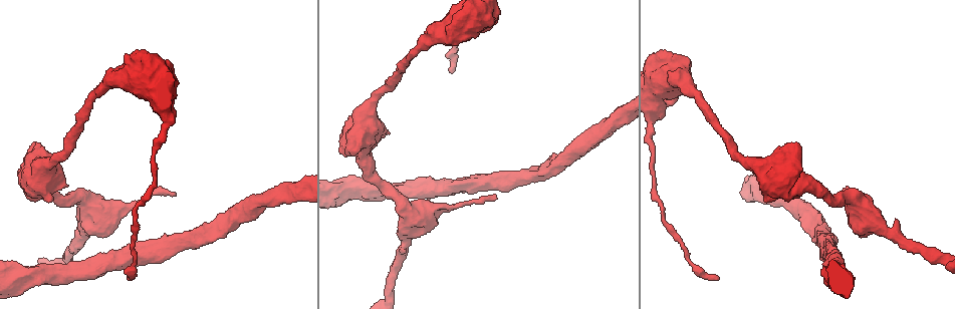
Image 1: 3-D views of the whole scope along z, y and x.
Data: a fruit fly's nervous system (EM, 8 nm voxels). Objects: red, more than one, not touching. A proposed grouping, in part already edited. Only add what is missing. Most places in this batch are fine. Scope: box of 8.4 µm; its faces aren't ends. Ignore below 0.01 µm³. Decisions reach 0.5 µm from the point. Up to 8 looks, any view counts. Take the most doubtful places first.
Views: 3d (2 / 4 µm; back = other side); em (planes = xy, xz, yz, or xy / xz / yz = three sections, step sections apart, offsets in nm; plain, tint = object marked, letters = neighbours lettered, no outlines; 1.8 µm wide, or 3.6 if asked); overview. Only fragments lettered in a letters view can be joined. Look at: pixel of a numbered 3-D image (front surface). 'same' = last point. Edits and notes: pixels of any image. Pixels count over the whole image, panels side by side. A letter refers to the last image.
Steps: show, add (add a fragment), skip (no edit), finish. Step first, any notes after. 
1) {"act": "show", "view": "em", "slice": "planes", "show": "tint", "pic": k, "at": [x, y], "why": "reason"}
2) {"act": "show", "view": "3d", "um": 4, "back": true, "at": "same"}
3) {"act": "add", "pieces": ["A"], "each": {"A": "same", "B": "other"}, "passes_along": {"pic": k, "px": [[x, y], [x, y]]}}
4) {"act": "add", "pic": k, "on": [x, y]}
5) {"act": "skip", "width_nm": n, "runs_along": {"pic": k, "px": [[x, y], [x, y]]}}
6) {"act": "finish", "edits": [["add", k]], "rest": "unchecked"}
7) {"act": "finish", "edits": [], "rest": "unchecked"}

{"act": "show", "view": "3d", "um": 2, "back": true, "pic": 1, "at": [672, 102], "why": "free end"}

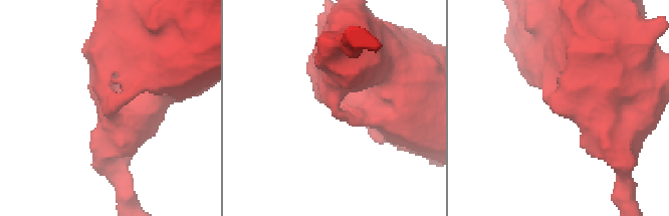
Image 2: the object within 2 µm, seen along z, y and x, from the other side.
{"act": "show", "view": "em", "slice": "planes", "show": "plain", "pic": 2, "at": [331, 114]}

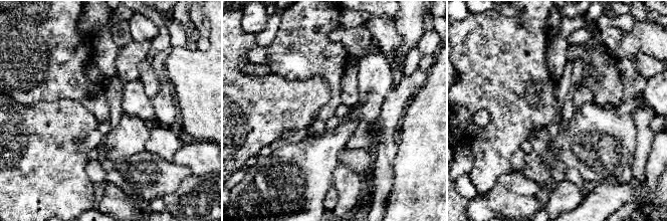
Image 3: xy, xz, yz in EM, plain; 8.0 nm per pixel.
{"act": "show", "view": "em", "slice": "planes", "show": "letters", "at": "same"}

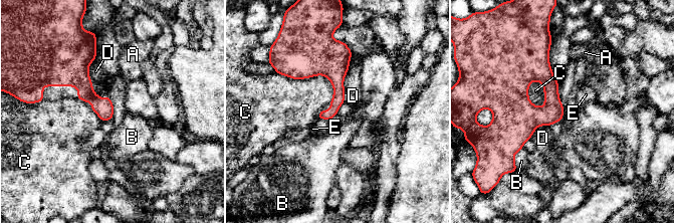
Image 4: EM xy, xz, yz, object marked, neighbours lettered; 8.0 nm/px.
{"act": "skip", "each": {"A": "other", "B": "other", "C": "other", "D": "other", "E": "other"}, "runs_along": {"pic": 4, "px": [[91, 55], [83, 84], [106, 118]]}, "found": "none of them fits"}

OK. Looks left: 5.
{"act": "show", "view": "em", "slice": "planes", "show": "plain", "pic": 1, "at": [718, 280], "why": "long arm stops here"}

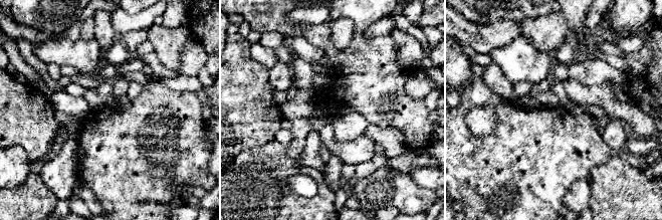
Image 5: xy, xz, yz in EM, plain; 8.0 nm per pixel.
{"act": "show", "view": "em", "slice": "planes", "show": "letters", "at": "same"}

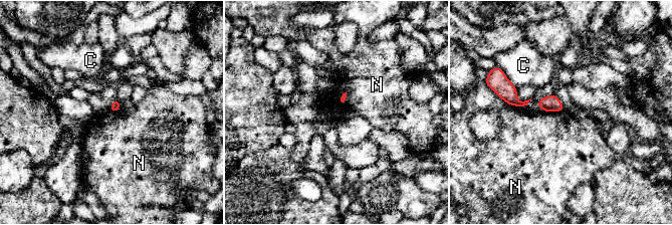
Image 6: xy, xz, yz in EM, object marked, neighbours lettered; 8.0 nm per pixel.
{"act": "skip", "each": {"C": "other", "N": "other"}, "border": {"pic": 6, "px": [[494, 92], [506, 102], [523, 108]]}, "found": "no lettered fragment goes on from it"}

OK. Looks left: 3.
{"act": "show", "view": "em", "um": 3.6, "slice": "planes", "show": "letters", "pic": 1, "at": [881, 232], "why": "thick turns thin"}

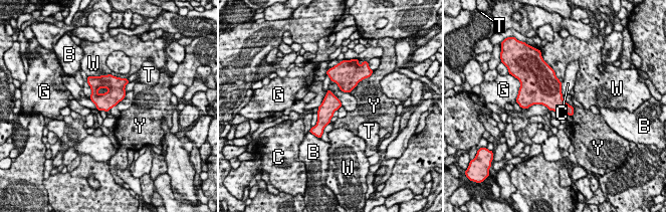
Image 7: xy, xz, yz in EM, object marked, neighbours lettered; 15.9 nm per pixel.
{"act": "skip", "width_nm": 280, "each": {"B": "other", "C": "other", "G": "other", "T": "other", "W": "other", "Y": "other"}, "border": {"pic": 7, "px": [[561, 82], [561, 92], [563, 94]]}, "found": "no lettered fragment goes on from it"}

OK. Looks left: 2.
{"act": "show", "view": "3d", "um": 4, "pic": 1, "at": [357, 137]}

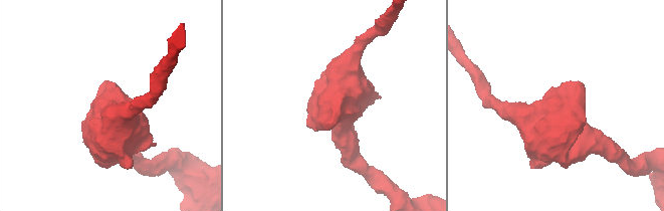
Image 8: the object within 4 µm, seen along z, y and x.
{"act": "show", "view": "em", "slice": "planes", "show": "letters", "pic": 8, "at": [560, 108], "why": "now the EM"}

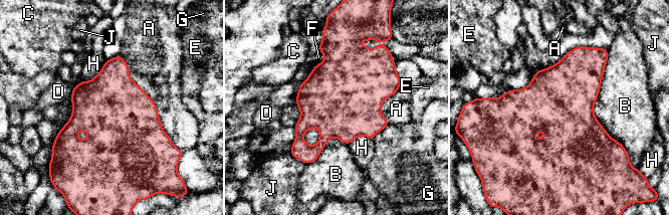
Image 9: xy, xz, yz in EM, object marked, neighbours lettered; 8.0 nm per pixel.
{"act": "skip", "each": {"A": "other", "B": "other", "C": "other", "D": "other", "E": "other", "F": "other", "G": "other", "H": "other", "J": "other"}, "border": {"pic": 9, "px": [[607, 53], [594, 116], [621, 143]]}, "found": "none of them fits"}

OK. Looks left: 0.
{"act": "finish", "edits": [], "rest": "unchecked"}

